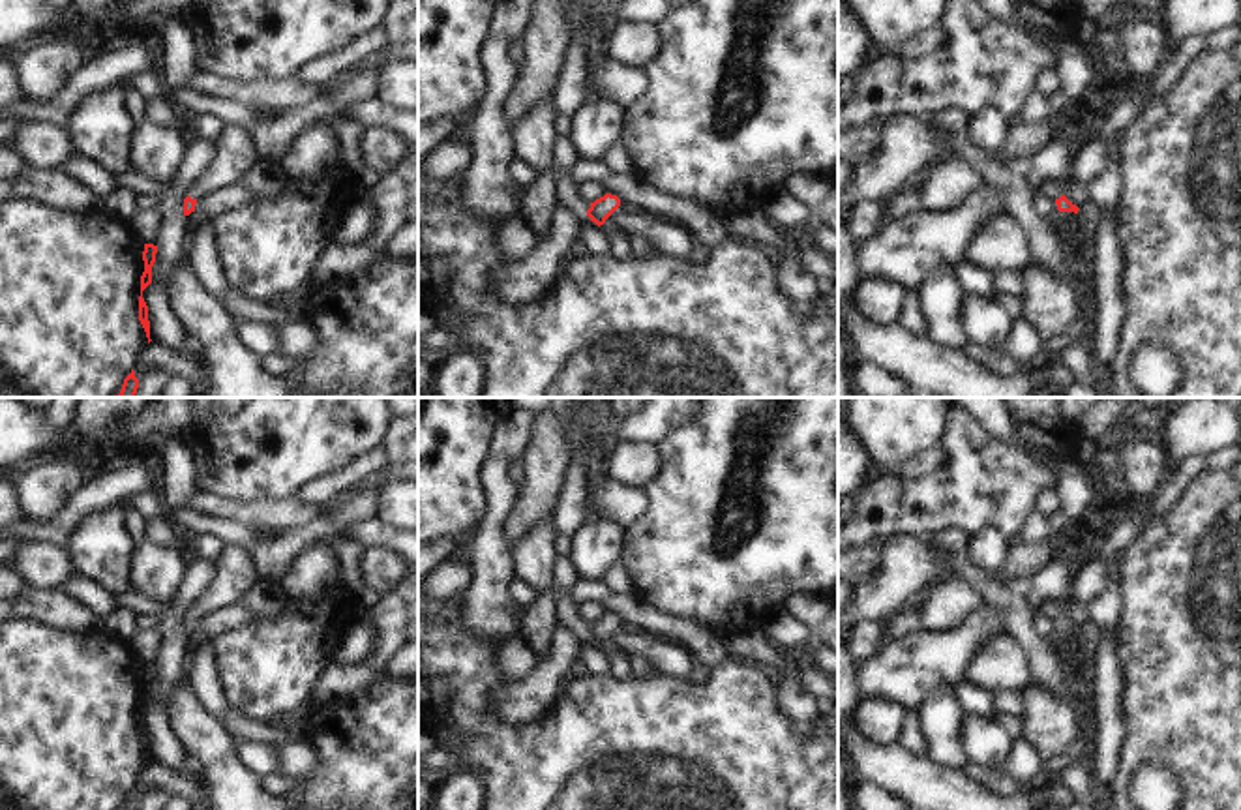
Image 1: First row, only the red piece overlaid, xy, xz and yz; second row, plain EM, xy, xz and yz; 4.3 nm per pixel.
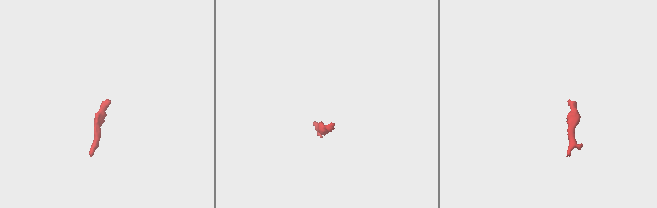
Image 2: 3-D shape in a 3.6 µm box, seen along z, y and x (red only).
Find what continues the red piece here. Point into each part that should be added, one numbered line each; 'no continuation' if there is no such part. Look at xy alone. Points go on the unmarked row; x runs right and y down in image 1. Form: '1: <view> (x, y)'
1: xy (235, 570)

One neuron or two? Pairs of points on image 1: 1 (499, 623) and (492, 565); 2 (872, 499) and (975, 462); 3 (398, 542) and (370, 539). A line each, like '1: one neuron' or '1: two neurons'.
1: one neuron
2: one neuron
3: one neuron

